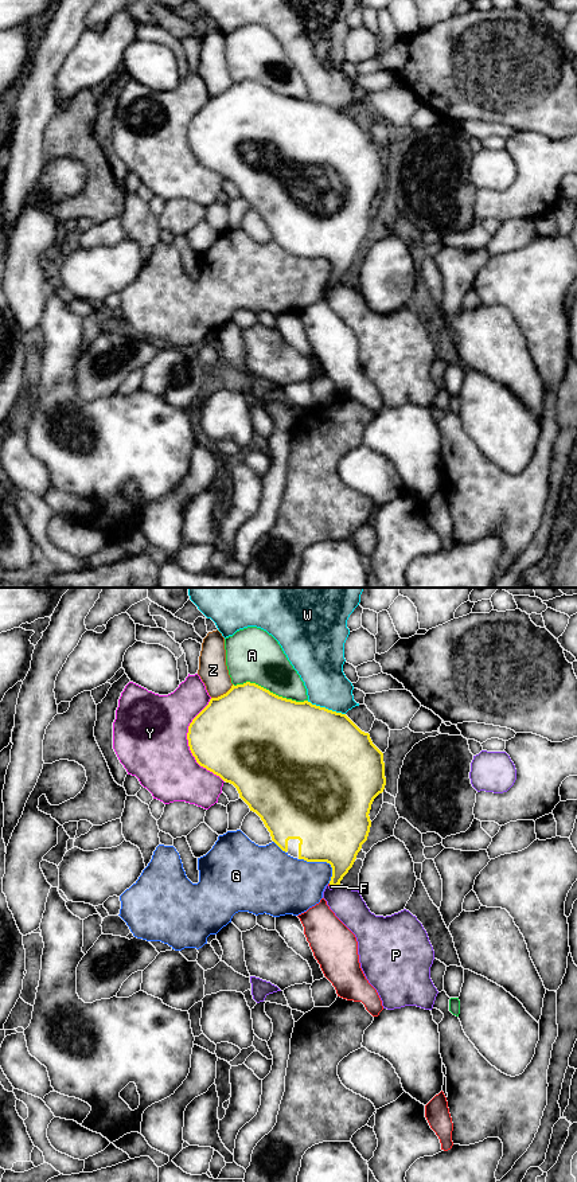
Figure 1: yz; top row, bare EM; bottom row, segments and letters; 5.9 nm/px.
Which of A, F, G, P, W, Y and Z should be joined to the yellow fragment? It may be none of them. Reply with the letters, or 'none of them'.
F

